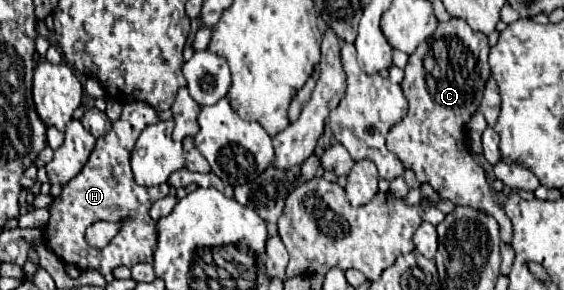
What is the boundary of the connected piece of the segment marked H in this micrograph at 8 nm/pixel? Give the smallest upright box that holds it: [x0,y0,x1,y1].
[45,102,169,274]

